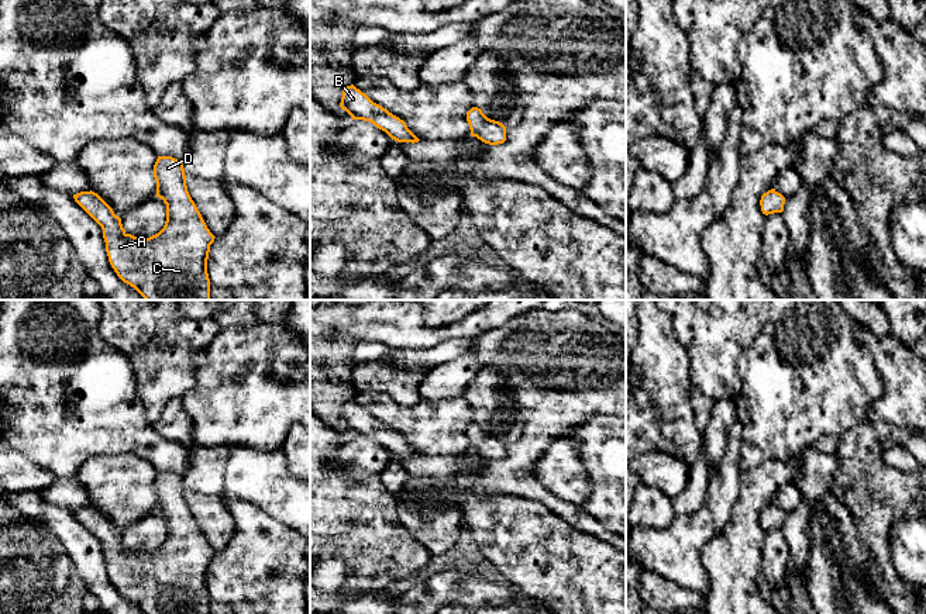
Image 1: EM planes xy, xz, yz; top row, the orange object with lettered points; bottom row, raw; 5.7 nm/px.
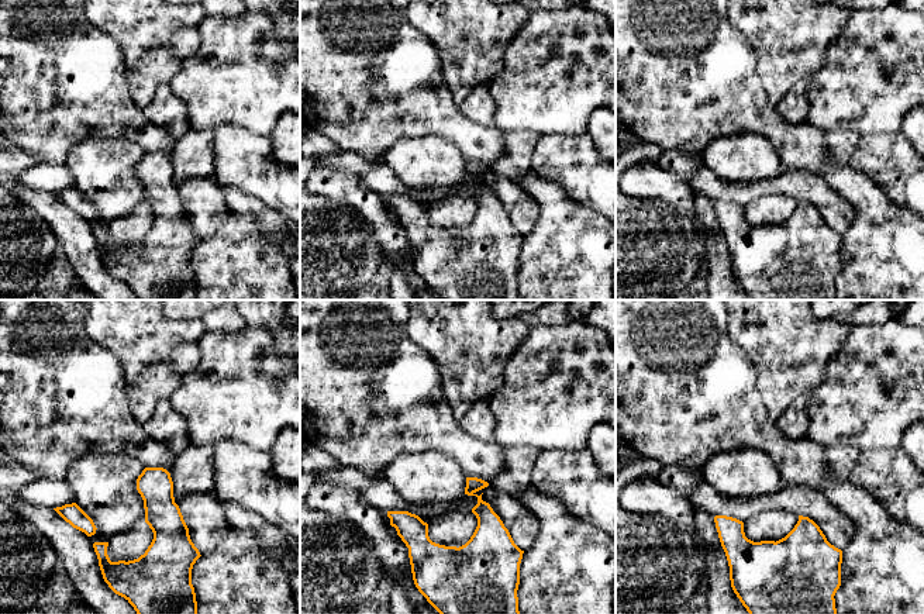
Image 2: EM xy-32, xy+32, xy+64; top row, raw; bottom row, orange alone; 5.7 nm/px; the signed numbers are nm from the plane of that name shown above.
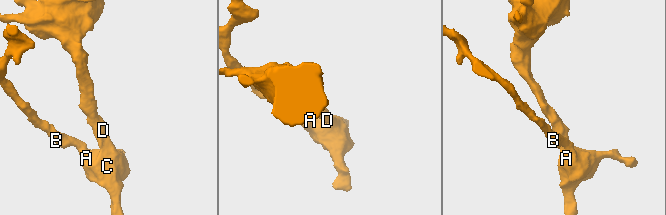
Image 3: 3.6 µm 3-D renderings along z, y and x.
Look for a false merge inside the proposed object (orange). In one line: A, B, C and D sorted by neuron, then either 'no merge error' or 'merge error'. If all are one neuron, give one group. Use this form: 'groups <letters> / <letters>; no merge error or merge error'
groups A B C D; no merge error

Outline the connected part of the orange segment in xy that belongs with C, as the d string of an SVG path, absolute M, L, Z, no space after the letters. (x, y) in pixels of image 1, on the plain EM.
M158 472L154 480L154 493L156 496L156 513L166 520L166 537L163 544L149 553L127 549L121 534L114 530L113 524L97 508L92 506L80 507L73 510L73 514L101 542L109 577L117 591L134 603L144 614L210 614L207 575L210 560L216 552L207 544L187 507L183 479L172 472Z

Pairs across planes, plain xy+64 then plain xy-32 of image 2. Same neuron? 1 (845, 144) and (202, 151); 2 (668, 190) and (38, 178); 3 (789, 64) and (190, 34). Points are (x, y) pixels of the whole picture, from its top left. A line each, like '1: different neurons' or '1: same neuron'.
1: same neuron
2: different neurons
3: different neurons

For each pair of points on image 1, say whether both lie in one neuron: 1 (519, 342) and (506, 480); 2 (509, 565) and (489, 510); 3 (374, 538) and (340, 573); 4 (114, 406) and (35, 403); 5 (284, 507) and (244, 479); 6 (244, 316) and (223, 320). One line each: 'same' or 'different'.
1: same
2: same
3: different
4: same
5: same
6: same

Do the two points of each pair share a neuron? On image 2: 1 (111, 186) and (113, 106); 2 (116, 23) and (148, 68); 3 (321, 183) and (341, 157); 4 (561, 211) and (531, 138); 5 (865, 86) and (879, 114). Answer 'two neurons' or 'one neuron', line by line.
1: two neurons
2: one neuron
3: two neurons
4: two neurons
5: one neuron

